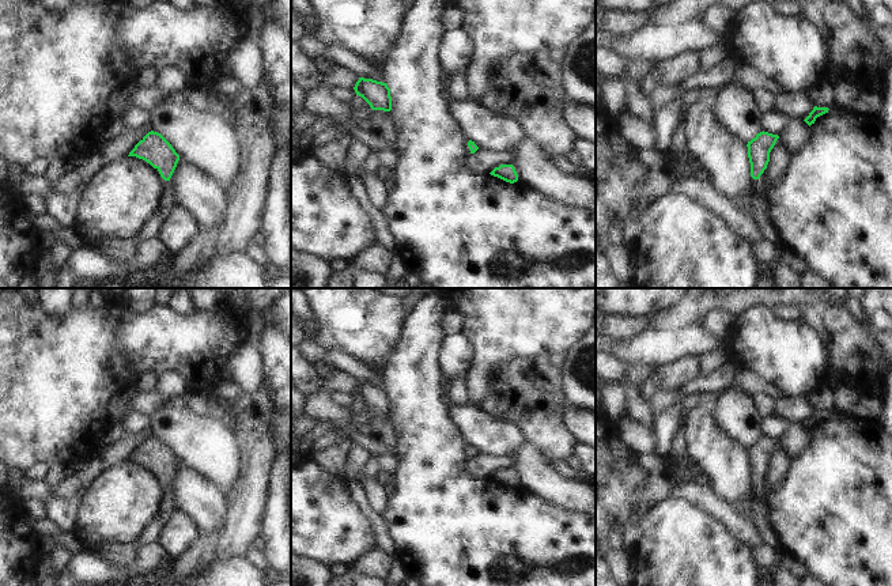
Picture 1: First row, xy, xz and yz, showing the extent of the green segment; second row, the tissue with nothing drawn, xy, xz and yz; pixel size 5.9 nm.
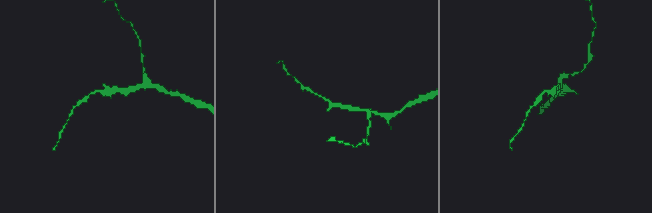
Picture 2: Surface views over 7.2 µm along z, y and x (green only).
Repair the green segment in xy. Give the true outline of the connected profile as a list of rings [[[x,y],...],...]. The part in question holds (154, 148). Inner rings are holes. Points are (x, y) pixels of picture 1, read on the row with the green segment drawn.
[[[151,131],[135,145],[128,156],[145,160],[163,178],[165,196],[158,211],[162,222],[165,222],[170,211],[177,207],[170,178],[177,167],[179,155],[160,133]]]

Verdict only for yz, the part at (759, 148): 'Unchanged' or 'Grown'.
Grown.

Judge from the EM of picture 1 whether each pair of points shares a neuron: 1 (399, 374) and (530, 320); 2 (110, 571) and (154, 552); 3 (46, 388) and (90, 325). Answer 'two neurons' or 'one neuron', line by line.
1: two neurons
2: one neuron
3: one neuron

